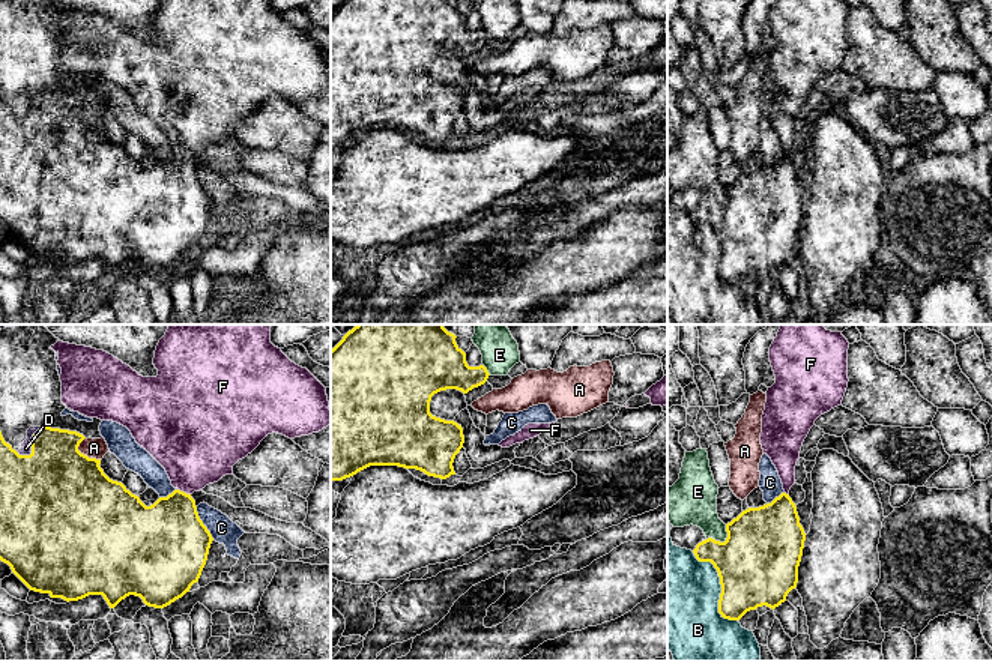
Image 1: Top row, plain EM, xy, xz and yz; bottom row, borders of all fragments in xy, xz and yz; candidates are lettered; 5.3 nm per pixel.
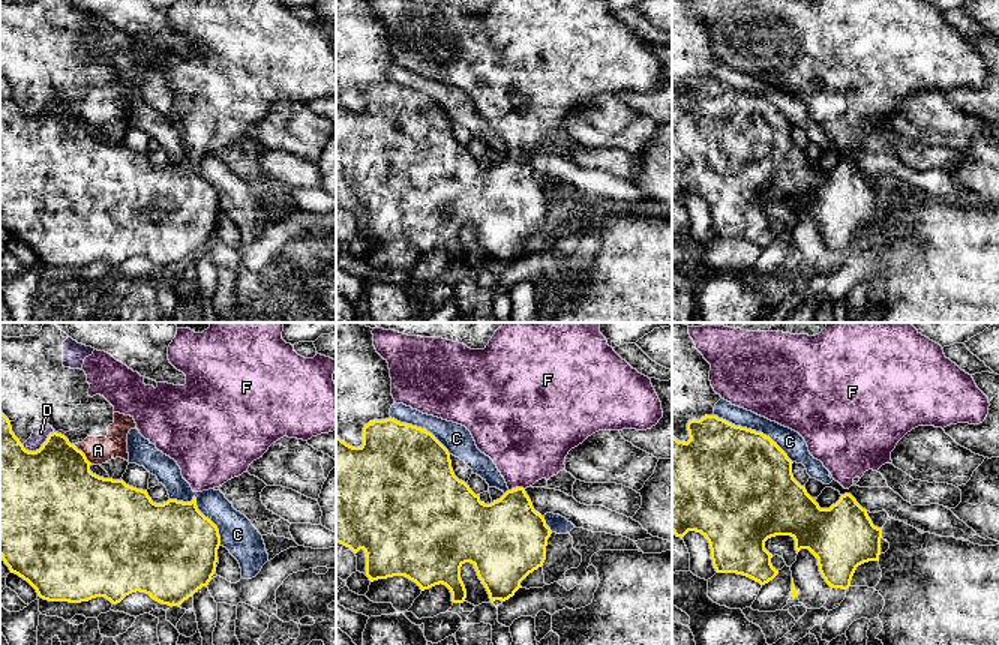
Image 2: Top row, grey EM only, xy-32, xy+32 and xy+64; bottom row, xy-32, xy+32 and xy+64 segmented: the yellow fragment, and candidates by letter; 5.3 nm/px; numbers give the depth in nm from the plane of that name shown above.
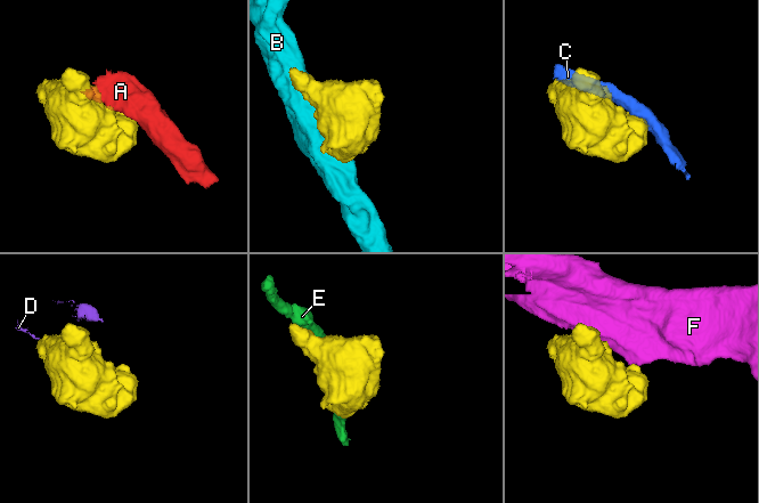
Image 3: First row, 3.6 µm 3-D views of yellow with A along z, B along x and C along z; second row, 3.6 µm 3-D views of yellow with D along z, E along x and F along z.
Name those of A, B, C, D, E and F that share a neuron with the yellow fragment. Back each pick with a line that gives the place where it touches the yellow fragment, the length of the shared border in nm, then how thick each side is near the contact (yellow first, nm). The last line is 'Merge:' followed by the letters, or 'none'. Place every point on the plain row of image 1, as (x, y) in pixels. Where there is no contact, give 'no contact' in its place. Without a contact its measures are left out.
F: meets yellow in xy at (182, 155); contact 80 nm long; 380 nm thick on the yellow side, 400 nm on the other
Merge: F

